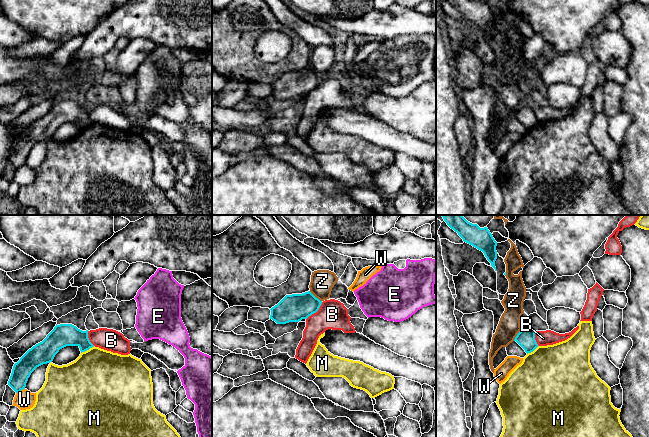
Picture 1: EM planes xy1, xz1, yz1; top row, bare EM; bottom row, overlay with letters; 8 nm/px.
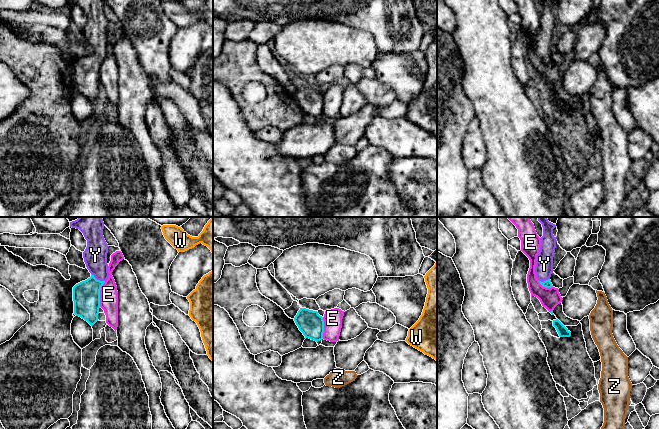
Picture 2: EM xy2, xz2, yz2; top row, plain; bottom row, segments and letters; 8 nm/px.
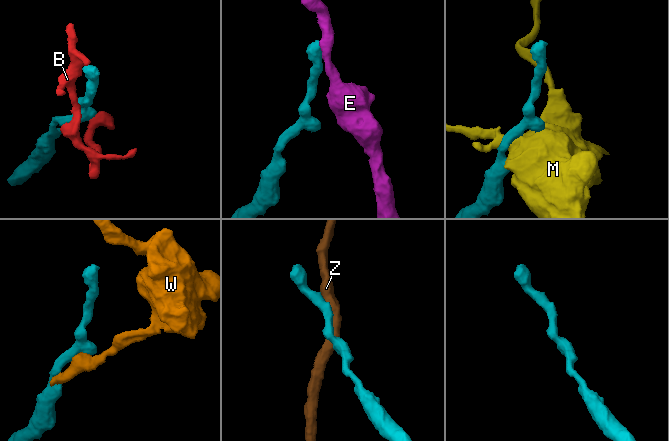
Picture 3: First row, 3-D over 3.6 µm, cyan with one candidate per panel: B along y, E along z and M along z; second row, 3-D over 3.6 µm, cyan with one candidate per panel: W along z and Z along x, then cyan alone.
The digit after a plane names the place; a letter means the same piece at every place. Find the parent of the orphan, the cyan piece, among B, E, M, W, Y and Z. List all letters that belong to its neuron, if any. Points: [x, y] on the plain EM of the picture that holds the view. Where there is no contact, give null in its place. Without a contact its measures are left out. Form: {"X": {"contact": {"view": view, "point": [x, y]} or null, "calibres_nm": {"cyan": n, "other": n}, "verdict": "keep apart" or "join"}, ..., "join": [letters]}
{"B": {"contact": {"view": "xz1", "point": [315, 88]}, "calibres_nm": {"cyan": 220, "other": 240}, "verdict": "keep apart"}, "E": {"contact": {"view": "xy2", "point": [99, 70]}, "calibres_nm": {"cyan": 220, "other": 140}, "verdict": "keep apart"}, "M": {"contact": {"view": "xy1", "point": [87, 125]}, "calibres_nm": {"cyan": 180, "other": 480}, "verdict": "keep apart"}, "W": {"contact": {"view": "xy1", "point": [20, 166]}, "calibres_nm": {"cyan": 150, "other": 150}, "verdict": "keep apart"}, "Y": {"contact": {"view": "xy2", "point": [98, 56]}, "calibres_nm": {"cyan": 220, "other": 190}, "verdict": "join"}, "Z": {"contact": {"view": "xz1", "point": [314, 72]}, "calibres_nm": {"cyan": 220, "other": 190}, "verdict": "keep apart"}, "join": ["Y"]}

